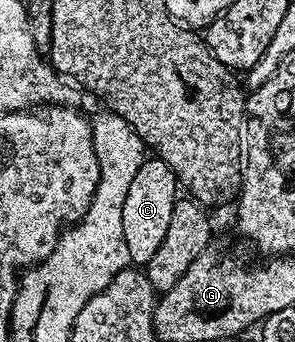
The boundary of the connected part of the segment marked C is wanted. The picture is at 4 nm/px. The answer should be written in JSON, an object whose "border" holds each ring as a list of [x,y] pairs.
{"border":[[[155,156],[143,159],[139,170],[136,170],[135,177],[132,178],[131,185],[128,186],[121,215],[124,244],[133,265],[145,266],[164,242],[168,224],[171,222],[172,210],[178,202],[176,190],[178,191],[178,183],[167,163]]]}

